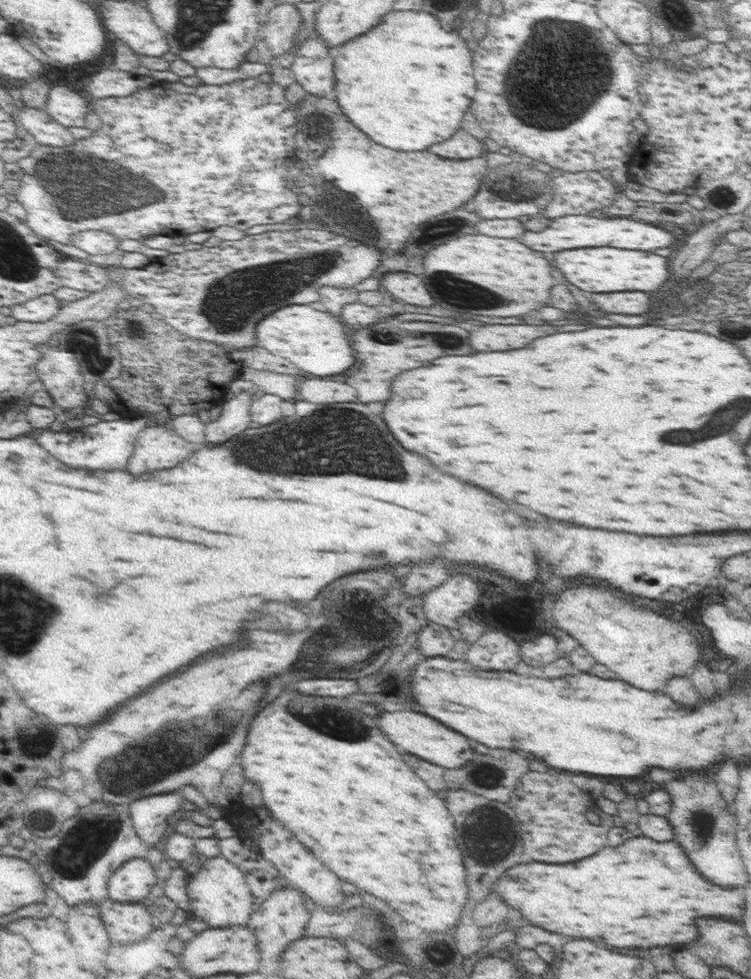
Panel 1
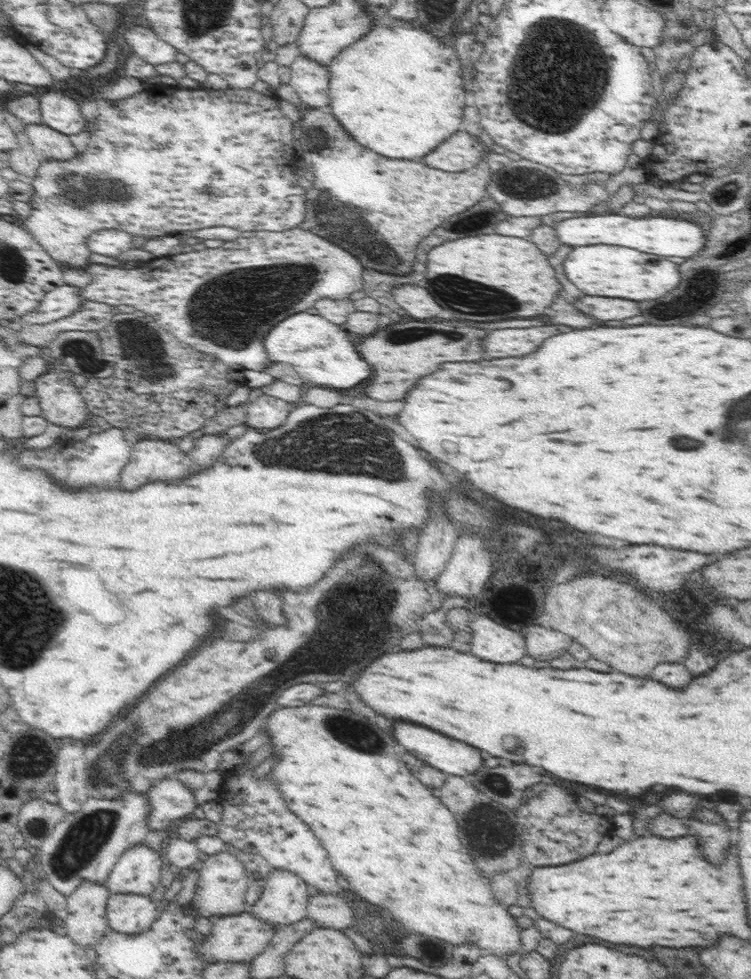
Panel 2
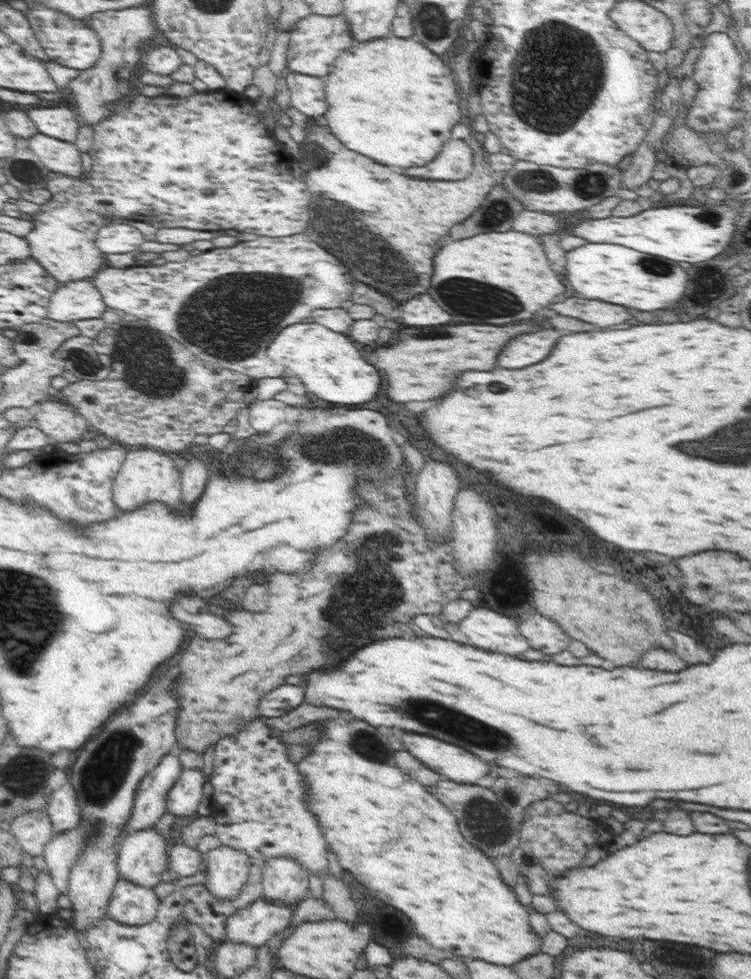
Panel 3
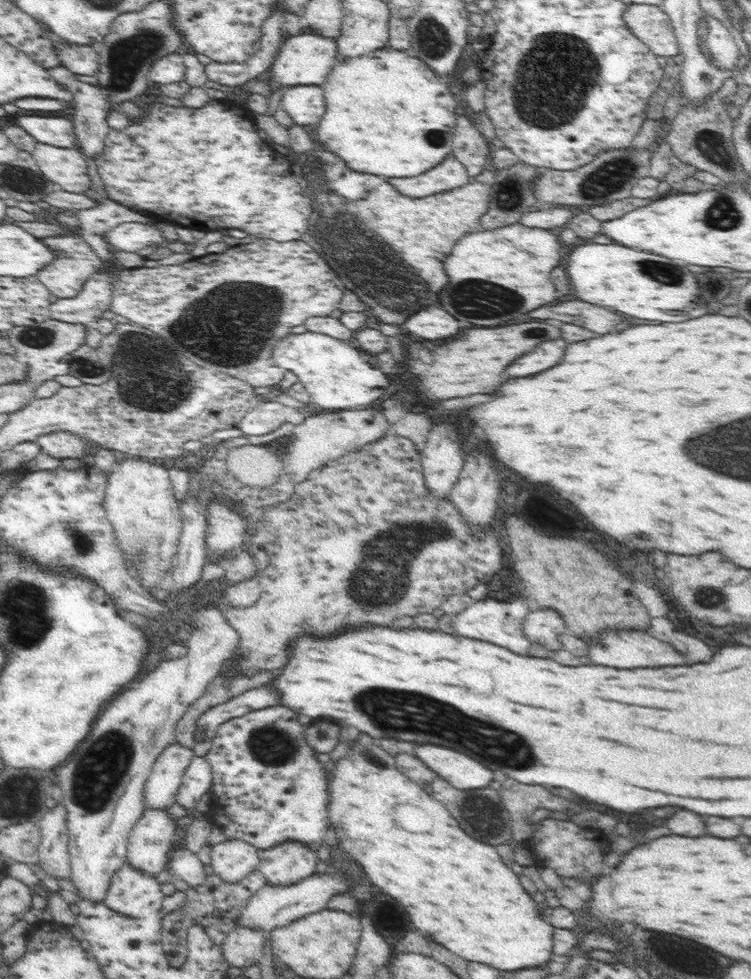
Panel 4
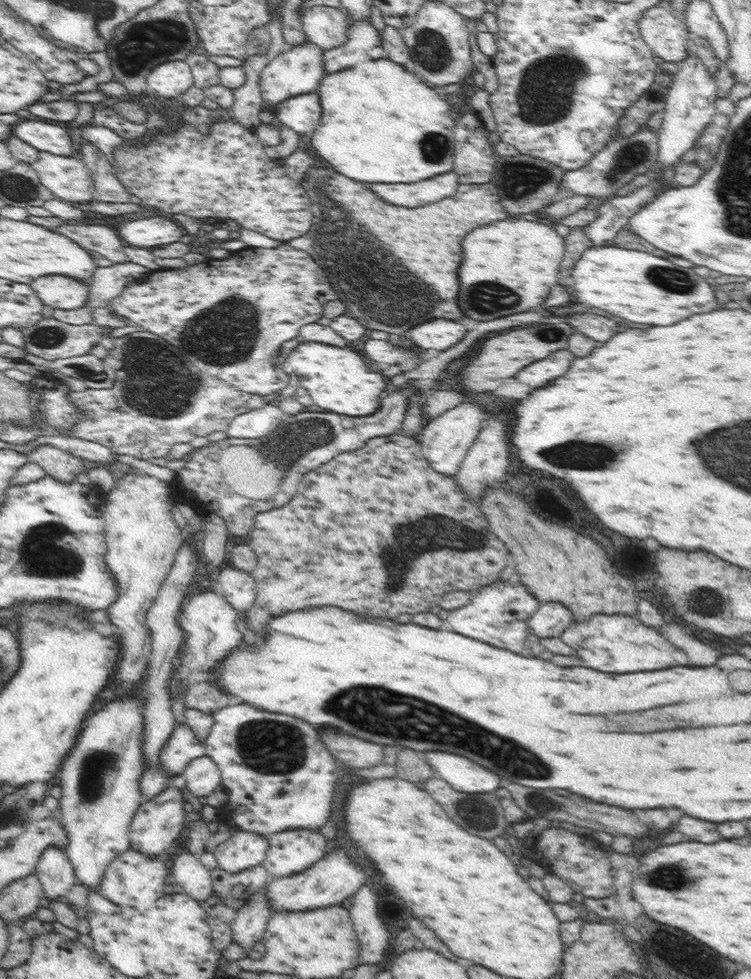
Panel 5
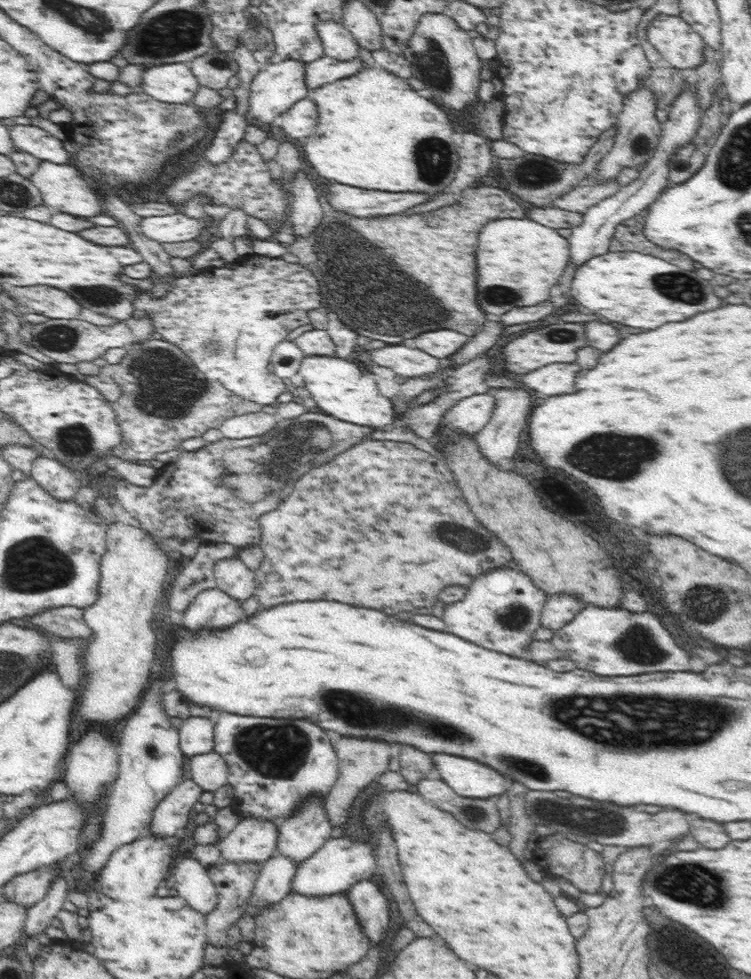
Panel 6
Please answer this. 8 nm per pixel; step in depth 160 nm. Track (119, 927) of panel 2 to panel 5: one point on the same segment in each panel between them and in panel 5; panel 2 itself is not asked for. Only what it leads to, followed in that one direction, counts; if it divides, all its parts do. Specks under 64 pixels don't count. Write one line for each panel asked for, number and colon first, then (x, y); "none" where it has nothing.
3: (131, 904)
4: (131, 893)
5: (132, 879)

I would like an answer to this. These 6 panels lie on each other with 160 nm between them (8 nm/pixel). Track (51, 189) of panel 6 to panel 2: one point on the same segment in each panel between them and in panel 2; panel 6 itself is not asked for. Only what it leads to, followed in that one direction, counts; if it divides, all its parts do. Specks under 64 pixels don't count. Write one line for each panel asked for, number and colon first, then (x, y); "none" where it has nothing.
2: (52, 145)
3: (61, 157)
4: (66, 167)
5: (67, 177)

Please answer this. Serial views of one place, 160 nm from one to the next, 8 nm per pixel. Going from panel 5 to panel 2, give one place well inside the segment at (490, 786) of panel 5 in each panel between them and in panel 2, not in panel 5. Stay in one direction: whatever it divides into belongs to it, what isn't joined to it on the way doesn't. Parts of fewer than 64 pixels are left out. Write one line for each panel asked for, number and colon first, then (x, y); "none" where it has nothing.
2: (450, 756)
3: (451, 762)
4: (461, 771)

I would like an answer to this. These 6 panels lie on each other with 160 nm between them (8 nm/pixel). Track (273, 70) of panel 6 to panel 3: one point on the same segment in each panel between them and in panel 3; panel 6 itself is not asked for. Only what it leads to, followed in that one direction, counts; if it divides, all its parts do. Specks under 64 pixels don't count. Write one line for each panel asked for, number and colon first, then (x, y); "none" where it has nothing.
3: (316, 41)
4: (306, 59)
5: (299, 70)

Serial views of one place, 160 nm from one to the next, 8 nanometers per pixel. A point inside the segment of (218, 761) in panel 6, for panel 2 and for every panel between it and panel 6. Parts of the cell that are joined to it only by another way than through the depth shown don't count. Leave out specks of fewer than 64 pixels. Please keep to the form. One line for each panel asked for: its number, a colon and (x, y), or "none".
2: (169, 799)
3: (183, 798)
4: (197, 780)
5: (202, 775)

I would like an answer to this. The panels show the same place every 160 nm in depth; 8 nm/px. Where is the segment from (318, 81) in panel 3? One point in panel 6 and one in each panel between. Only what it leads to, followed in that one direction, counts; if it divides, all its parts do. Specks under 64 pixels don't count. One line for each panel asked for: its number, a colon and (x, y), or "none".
4: (305, 104)
5: (302, 113)
6: (299, 120)

